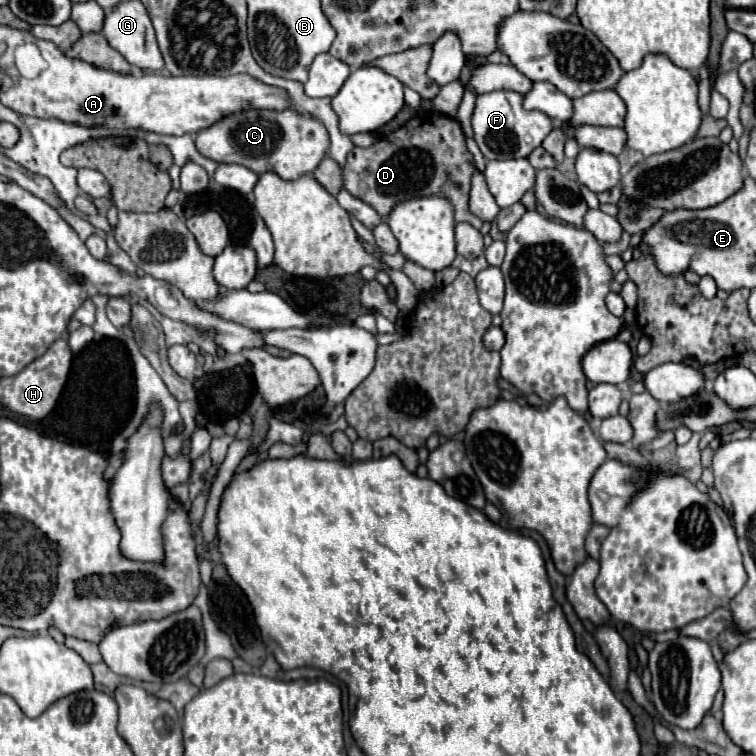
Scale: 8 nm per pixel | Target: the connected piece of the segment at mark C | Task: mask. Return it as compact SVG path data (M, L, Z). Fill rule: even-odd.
M245 109L225 115L207 129L195 135L195 147L201 155L217 163L237 163L257 175L273 171L281 179L297 179L309 175L319 161L327 155L329 135L319 119L295 109Z

